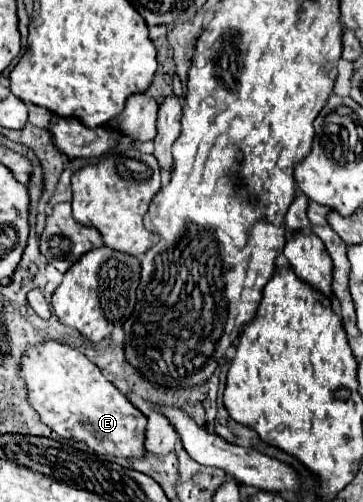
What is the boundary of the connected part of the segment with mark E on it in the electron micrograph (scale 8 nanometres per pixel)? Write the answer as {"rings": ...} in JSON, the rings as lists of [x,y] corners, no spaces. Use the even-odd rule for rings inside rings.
{"rings":[[[62,343],[30,347],[22,357],[20,375],[28,389],[28,401],[60,437],[82,441],[100,455],[144,459],[146,417],[78,349]]]}

